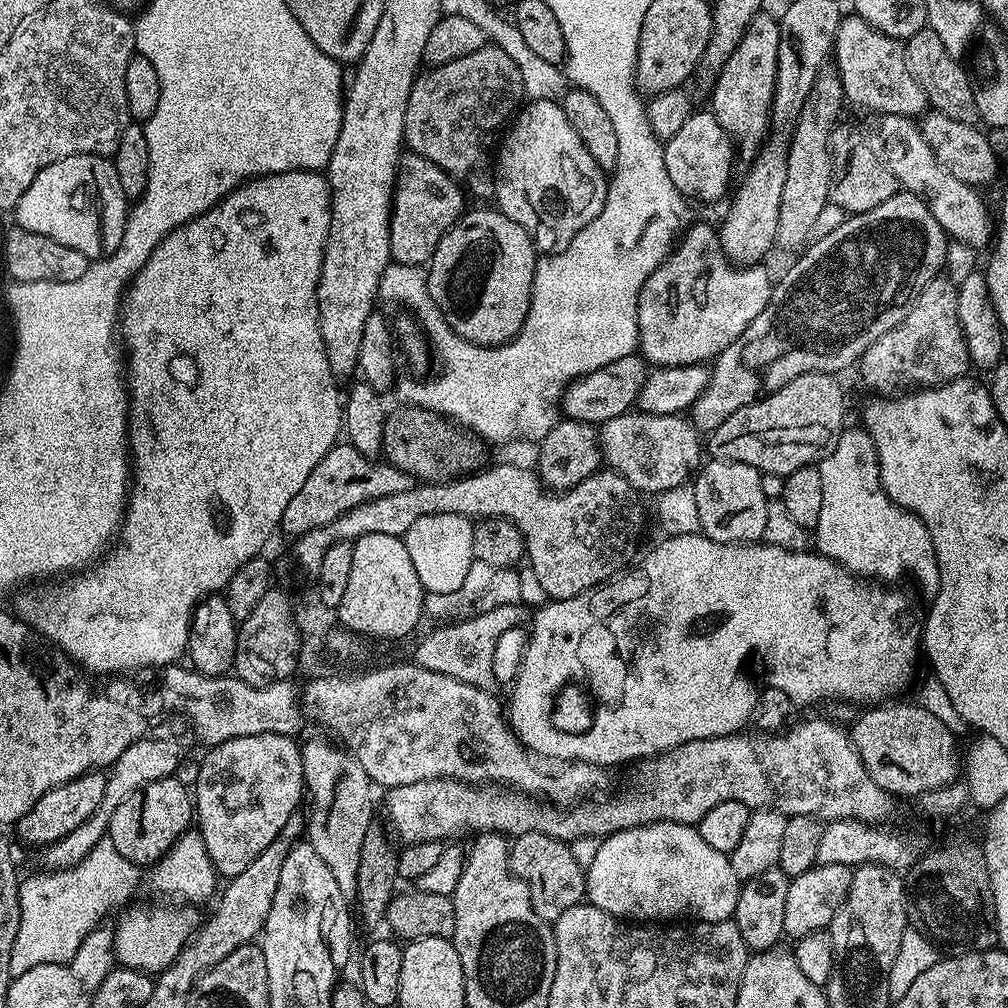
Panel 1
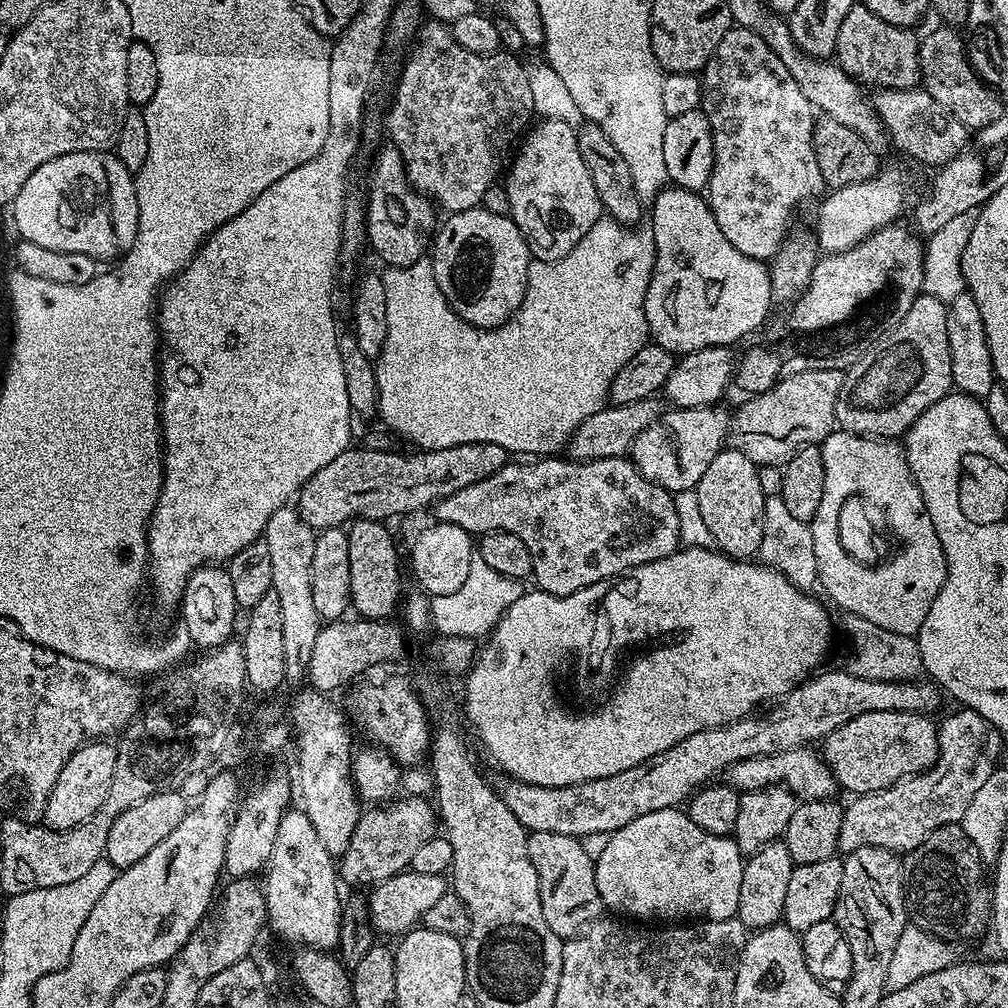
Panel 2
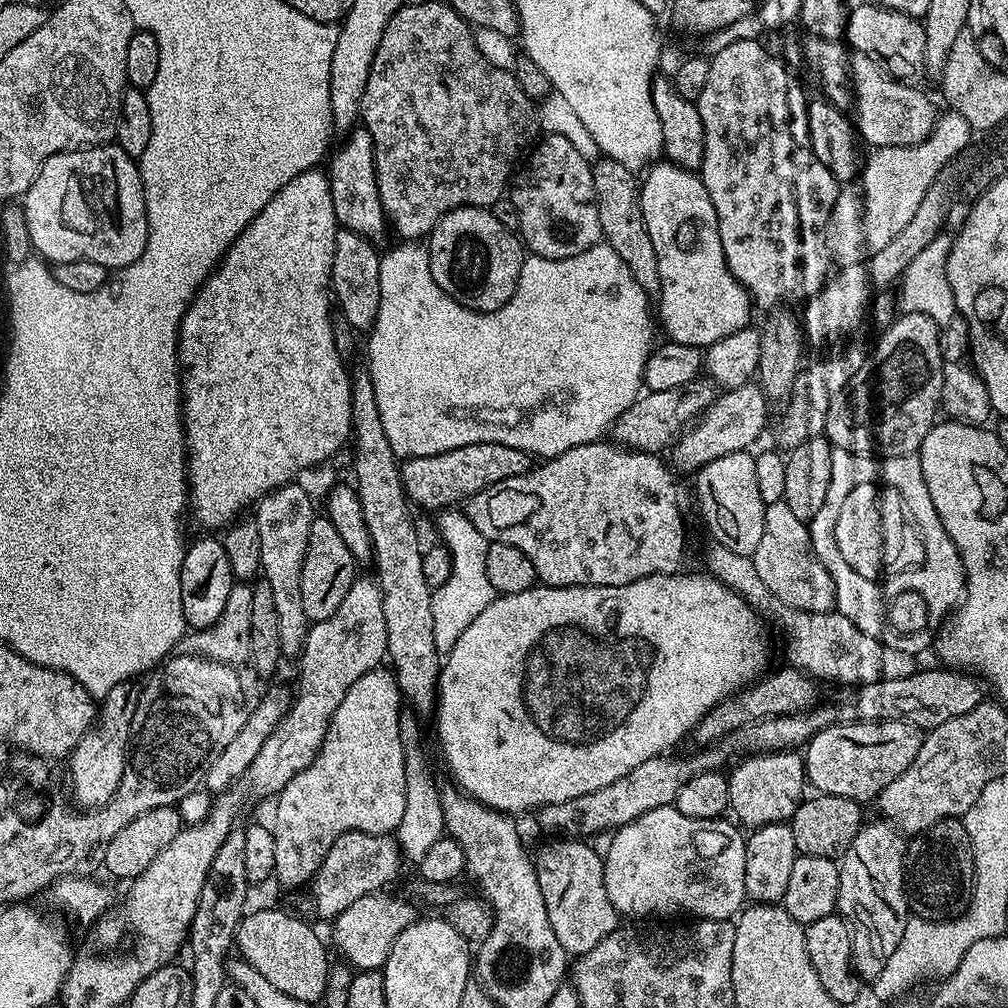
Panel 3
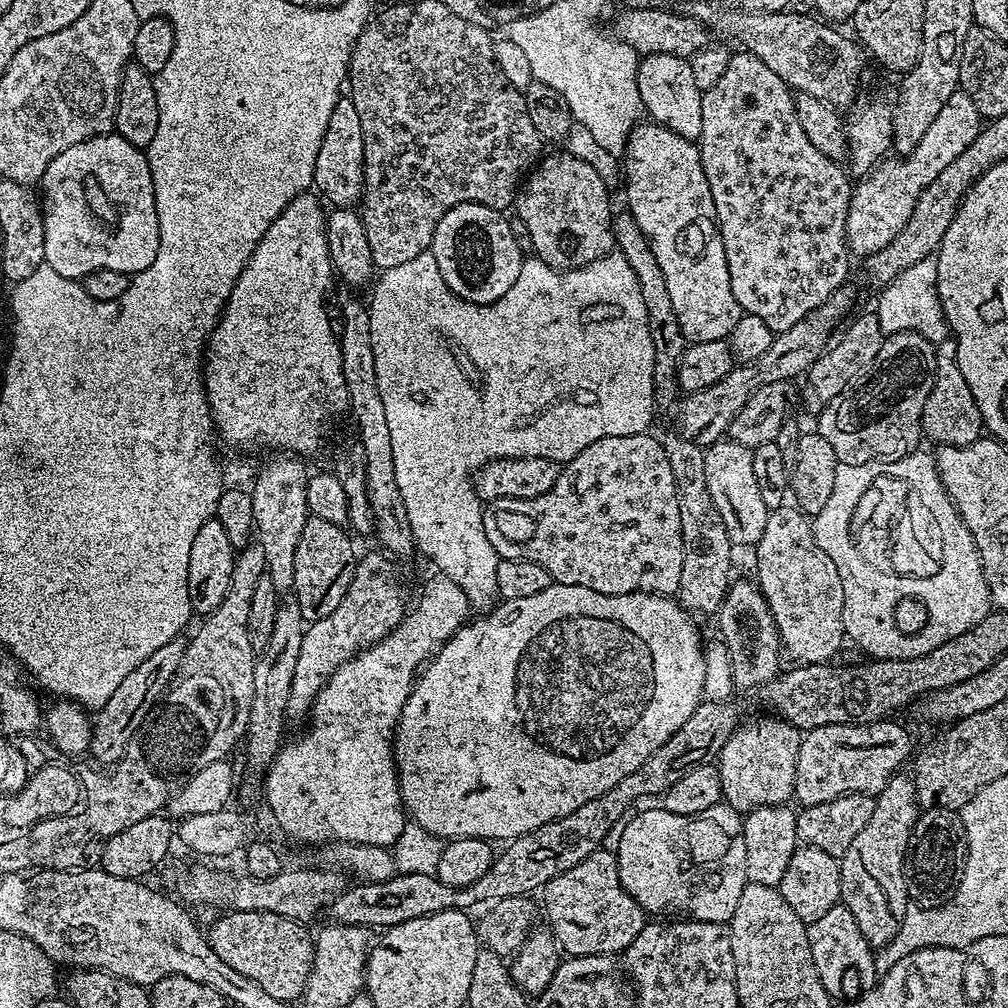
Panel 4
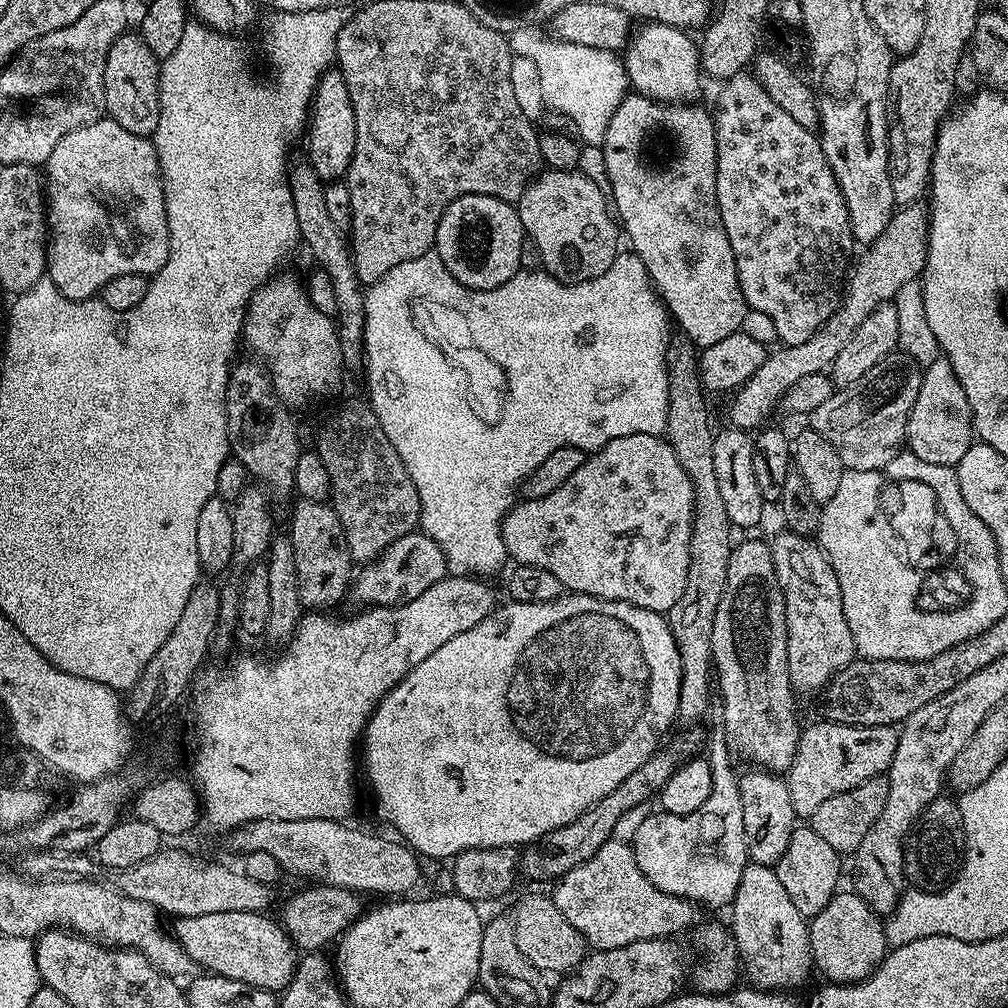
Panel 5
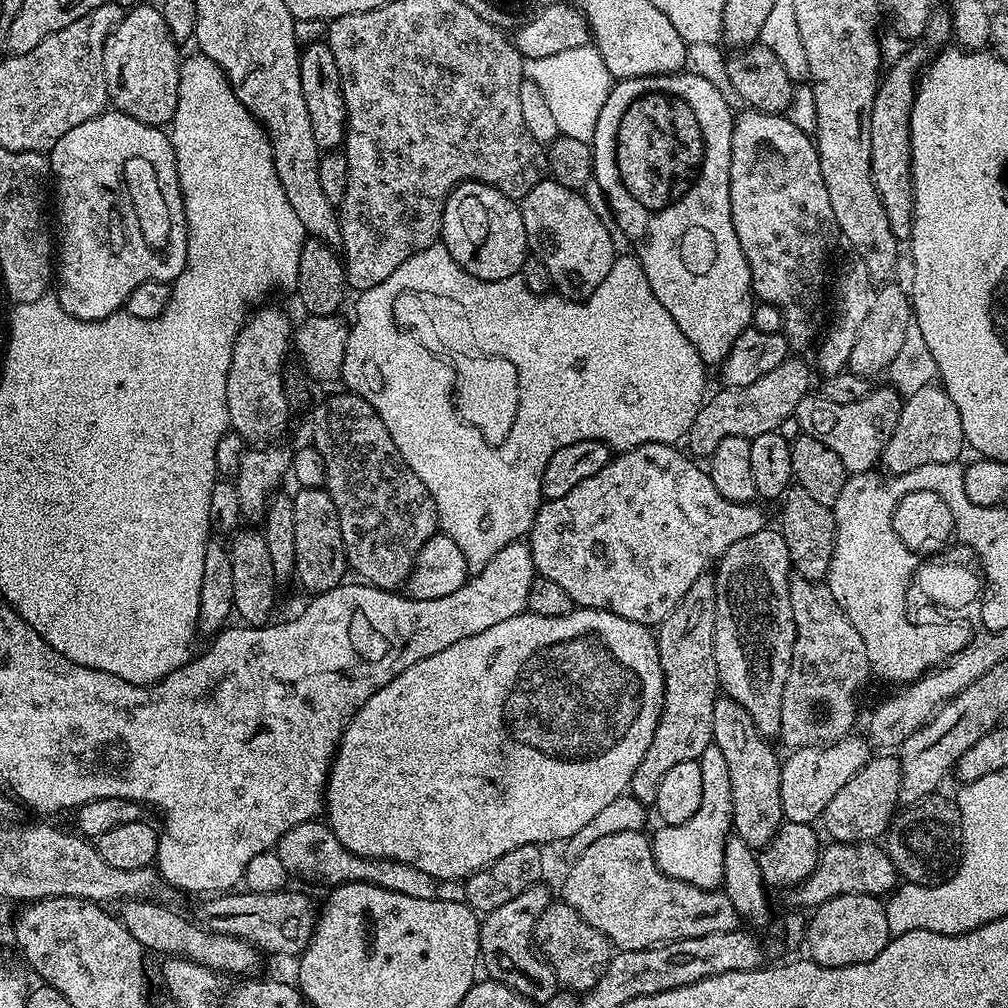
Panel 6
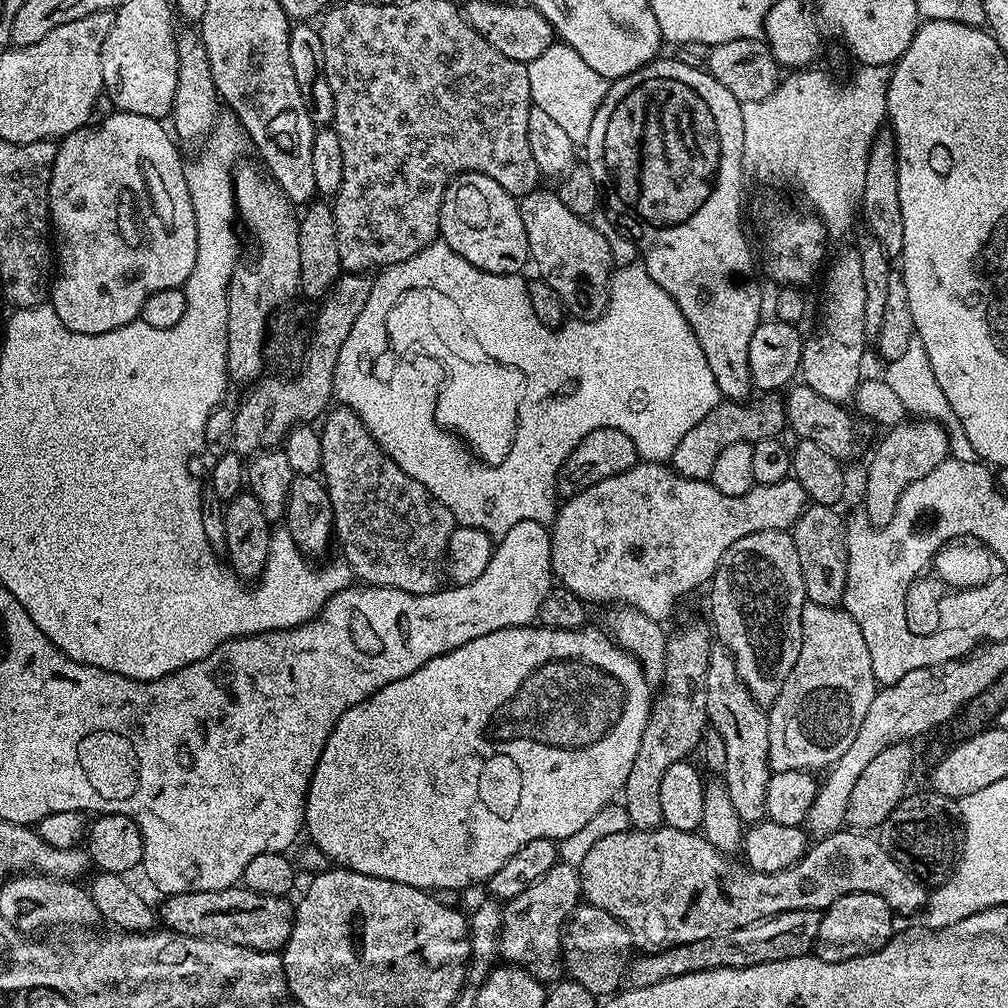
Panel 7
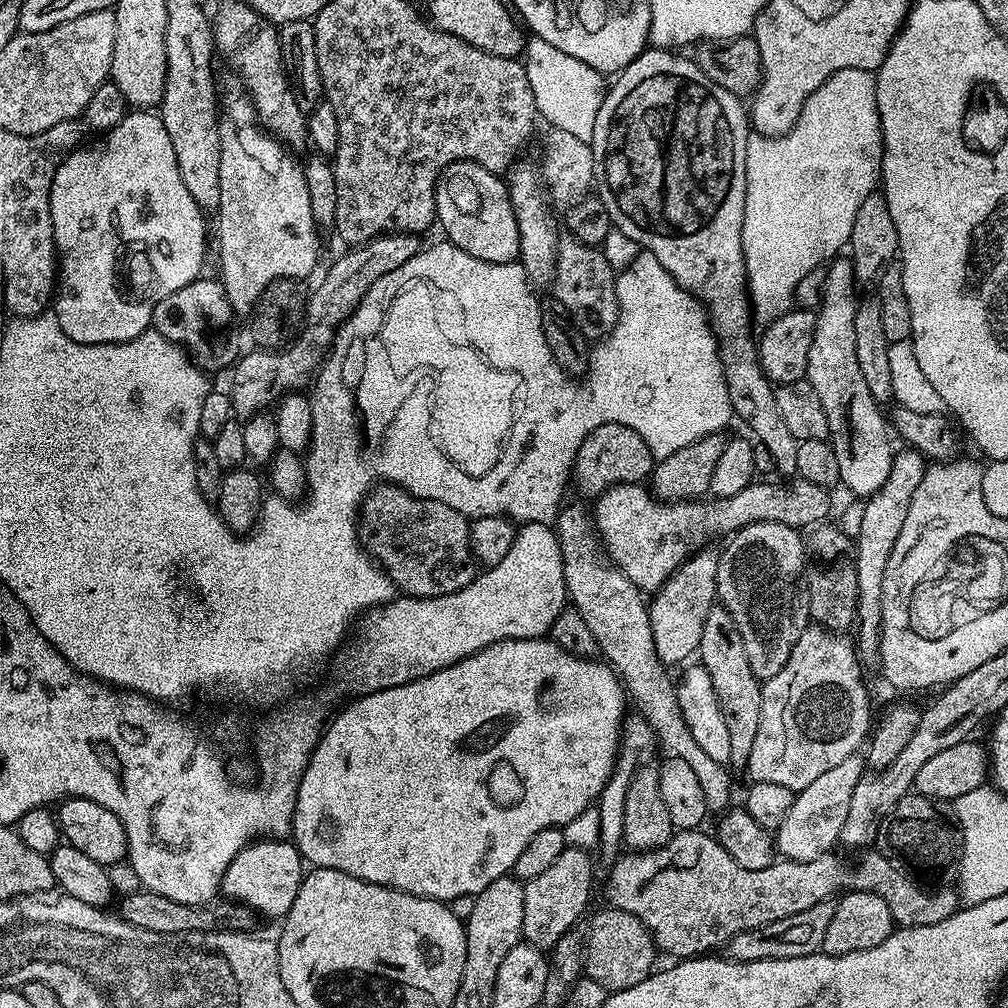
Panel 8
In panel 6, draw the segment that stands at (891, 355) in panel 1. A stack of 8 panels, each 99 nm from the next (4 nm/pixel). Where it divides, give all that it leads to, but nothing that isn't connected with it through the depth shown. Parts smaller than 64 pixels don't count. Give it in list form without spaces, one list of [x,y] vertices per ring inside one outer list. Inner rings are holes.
[[[873,387],[868,395],[863,396],[862,399],[845,404],[830,402],[819,395],[816,397],[815,394],[806,395],[802,398],[802,402],[798,402],[794,424],[800,427],[799,431],[803,435],[818,438],[818,442],[826,442],[826,446],[830,446],[830,450],[834,450],[834,454],[838,454],[838,458],[842,458],[842,466],[849,474],[873,471],[877,467],[875,464],[878,464],[884,455],[886,442],[890,442],[890,434],[894,434],[894,426],[898,426],[898,414],[902,403],[902,397],[895,388],[883,387]]]

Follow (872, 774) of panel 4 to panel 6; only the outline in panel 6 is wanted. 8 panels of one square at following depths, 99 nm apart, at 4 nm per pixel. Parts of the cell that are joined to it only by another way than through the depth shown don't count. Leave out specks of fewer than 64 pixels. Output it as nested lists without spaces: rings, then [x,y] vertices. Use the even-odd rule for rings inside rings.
[[[849,734],[834,744],[826,744],[818,748],[797,748],[783,757],[780,765],[780,789],[782,790],[782,808],[787,822],[815,825],[823,817],[826,806],[842,786],[870,758],[870,744],[863,735]]]

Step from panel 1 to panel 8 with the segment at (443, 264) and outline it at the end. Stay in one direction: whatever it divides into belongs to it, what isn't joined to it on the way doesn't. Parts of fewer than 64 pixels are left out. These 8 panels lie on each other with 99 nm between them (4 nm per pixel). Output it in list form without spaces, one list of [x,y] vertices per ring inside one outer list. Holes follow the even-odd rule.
[[[454,162],[436,181],[436,220],[448,235],[445,236],[447,243],[466,250],[466,254],[474,254],[474,258],[482,258],[486,262],[511,264],[519,257],[518,222],[508,197],[507,183],[497,173],[486,170],[474,162]]]

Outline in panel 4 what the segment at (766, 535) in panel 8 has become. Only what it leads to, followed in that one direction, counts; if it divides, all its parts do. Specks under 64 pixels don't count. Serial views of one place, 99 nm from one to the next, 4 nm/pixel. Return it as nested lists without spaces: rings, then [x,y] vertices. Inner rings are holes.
[[[751,579],[738,580],[729,583],[728,593],[718,609],[720,636],[728,651],[728,668],[732,671],[733,682],[740,688],[756,690],[781,671],[782,645],[772,611],[759,587]],[[775,714],[763,715],[757,720],[745,719],[730,738],[730,742],[722,746],[718,757],[723,803],[741,814],[753,812],[762,806],[788,804],[796,791],[794,774],[801,729],[787,724]]]

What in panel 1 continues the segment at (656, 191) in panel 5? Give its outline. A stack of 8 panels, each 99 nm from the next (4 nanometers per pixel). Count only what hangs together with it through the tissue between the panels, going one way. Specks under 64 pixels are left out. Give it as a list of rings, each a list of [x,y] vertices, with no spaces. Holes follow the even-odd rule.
[[[693,223],[681,235],[675,248],[662,263],[646,278],[638,294],[638,330],[640,331],[639,355],[649,365],[657,368],[666,366],[690,366],[715,361],[716,357],[730,346],[766,310],[766,302],[772,297],[773,281],[768,281],[768,272],[763,263],[757,262],[733,268],[721,250],[717,229],[708,224]]]

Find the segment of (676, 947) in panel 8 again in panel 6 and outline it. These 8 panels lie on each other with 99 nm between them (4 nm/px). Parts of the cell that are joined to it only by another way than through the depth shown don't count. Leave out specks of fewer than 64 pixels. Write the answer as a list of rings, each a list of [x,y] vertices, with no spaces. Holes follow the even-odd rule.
[[[644,832],[606,834],[593,844],[583,845],[579,851],[580,857],[569,866],[564,876],[563,903],[574,906],[586,922],[607,937],[613,949],[622,952],[646,950],[655,948],[657,944],[667,944],[670,940],[734,932],[739,925],[736,923],[741,923],[742,917],[736,913],[734,902],[730,902],[727,892],[699,888],[690,882],[667,876],[658,866],[652,853],[652,841]],[[832,842],[821,851],[816,869],[801,884],[796,885],[794,895],[802,907],[815,910],[822,902],[838,898],[838,894],[870,894],[887,897],[898,887],[898,873],[894,862],[879,843],[861,842],[841,844]],[[880,847],[880,848],[879,848]]]

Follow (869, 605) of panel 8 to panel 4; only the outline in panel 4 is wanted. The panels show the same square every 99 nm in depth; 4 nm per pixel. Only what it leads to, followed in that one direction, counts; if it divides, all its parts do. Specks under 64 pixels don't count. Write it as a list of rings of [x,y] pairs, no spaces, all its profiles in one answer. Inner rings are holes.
[[[949,338],[936,345],[936,377],[930,390],[930,398],[926,398],[924,407],[923,435],[937,440],[937,445],[966,446],[981,439],[985,431],[984,420],[980,417],[978,406],[974,402],[974,394],[970,394],[970,386],[966,386],[966,378],[962,378],[962,370],[958,370],[956,357],[956,341]]]

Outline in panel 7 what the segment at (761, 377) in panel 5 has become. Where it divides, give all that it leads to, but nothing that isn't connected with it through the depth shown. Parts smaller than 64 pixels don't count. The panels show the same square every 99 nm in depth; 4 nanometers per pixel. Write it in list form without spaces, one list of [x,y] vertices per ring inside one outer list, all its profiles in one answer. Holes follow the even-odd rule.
[[[764,394],[759,398],[761,400],[752,398],[747,402],[724,400],[716,404],[714,410],[710,410],[710,414],[706,414],[706,418],[702,418],[702,422],[692,427],[682,442],[678,442],[670,461],[671,468],[686,478],[708,480],[714,470],[714,458],[718,458],[726,446],[734,446],[734,442],[753,444],[762,442],[762,438],[779,437],[780,431],[786,428],[783,399],[776,394]]]

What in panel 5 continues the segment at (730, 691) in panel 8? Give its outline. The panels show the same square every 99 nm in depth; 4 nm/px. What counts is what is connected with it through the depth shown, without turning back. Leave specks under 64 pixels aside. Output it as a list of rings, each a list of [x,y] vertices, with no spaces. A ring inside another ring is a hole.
[[[748,770],[740,776],[742,794],[742,826],[746,834],[746,850],[753,864],[774,866],[786,854],[792,831],[798,826],[794,802],[790,802],[788,781],[783,775],[763,770]]]

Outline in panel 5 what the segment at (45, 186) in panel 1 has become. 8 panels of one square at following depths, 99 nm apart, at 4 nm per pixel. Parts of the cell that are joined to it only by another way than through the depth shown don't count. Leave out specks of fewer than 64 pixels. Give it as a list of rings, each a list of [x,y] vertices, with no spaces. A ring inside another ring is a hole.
[[[107,118],[70,130],[54,146],[46,165],[46,215],[50,233],[46,275],[66,298],[91,300],[122,274],[151,277],[162,270],[168,257],[170,234],[166,226],[164,183],[151,139],[130,134],[130,130]]]

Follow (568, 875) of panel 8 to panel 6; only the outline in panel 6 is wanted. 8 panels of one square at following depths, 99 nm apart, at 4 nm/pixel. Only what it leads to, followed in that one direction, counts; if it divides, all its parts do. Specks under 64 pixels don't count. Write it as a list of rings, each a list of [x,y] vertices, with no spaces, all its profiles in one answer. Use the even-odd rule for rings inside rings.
[[[547,883],[532,884],[518,898],[510,898],[498,910],[487,913],[480,920],[480,954],[482,968],[489,977],[514,990],[518,990],[526,999],[542,1006],[554,998],[558,990],[558,981],[554,970],[547,960],[538,955],[534,947],[534,929],[536,919],[545,912],[549,904],[553,903],[554,896],[546,886]]]

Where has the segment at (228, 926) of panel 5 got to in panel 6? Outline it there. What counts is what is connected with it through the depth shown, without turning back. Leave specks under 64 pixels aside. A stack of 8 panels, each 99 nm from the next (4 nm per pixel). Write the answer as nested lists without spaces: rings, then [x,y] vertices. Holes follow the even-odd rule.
[[[152,898],[126,900],[119,905],[120,912],[118,911],[118,919],[126,926],[126,930],[130,930],[130,934],[134,934],[134,938],[138,938],[140,945],[149,953],[165,952],[163,955],[168,958],[193,960],[195,964],[213,968],[221,974],[255,973],[252,971],[259,966],[261,953],[251,940],[227,932],[211,931],[191,919],[188,921],[186,917],[179,916],[174,909],[167,908],[164,904],[155,904],[154,901]]]

